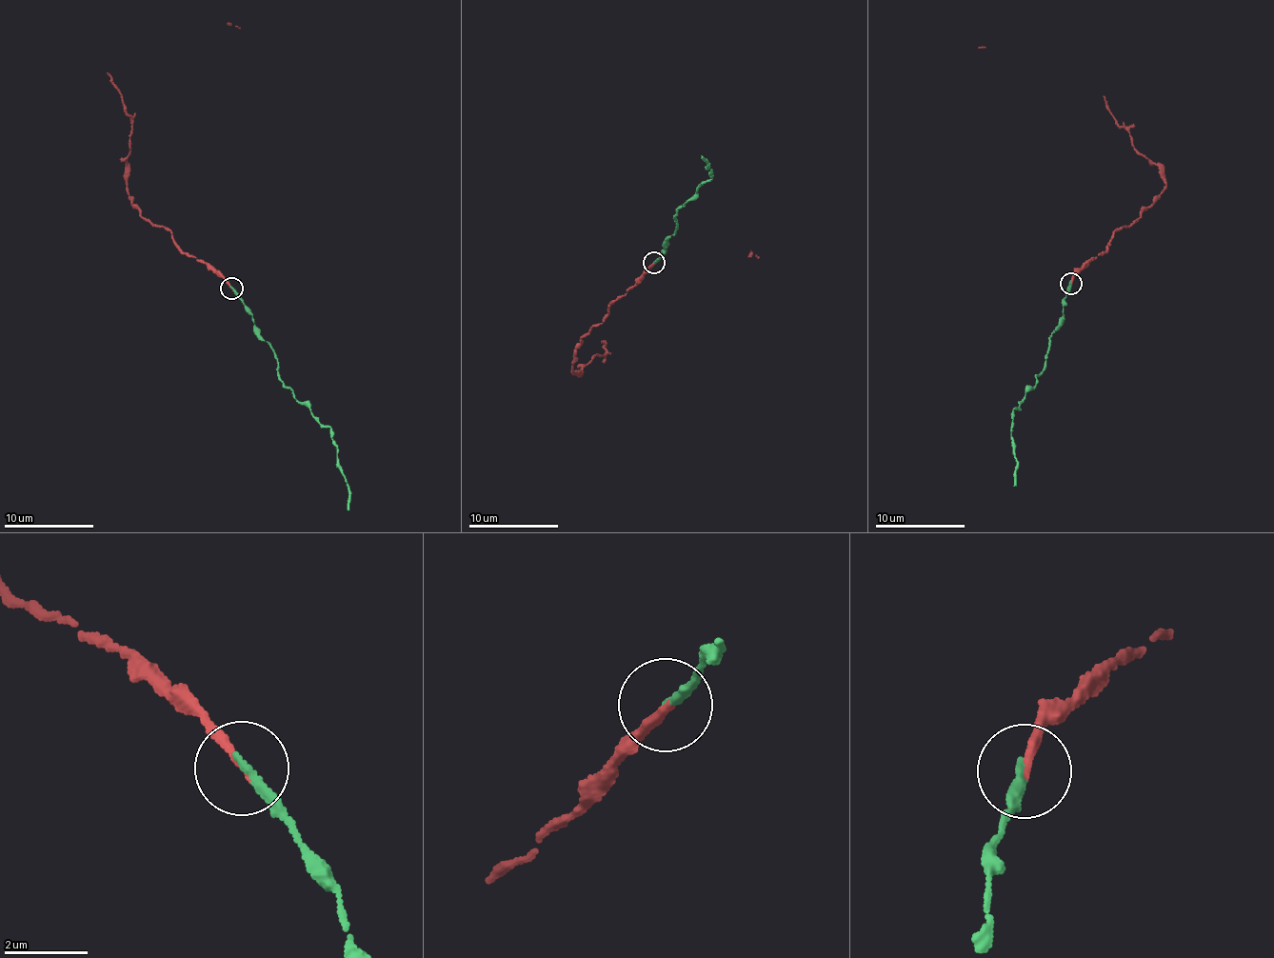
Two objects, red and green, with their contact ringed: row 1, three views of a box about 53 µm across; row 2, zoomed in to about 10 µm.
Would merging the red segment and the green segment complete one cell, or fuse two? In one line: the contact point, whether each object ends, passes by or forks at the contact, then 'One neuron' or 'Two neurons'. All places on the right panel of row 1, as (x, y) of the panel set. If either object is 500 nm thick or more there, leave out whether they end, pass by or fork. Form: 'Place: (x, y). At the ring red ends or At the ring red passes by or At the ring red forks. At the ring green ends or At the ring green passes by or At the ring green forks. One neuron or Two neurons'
Place: (1070, 283). At the ring red ends. At the ring green ends. One neuron

